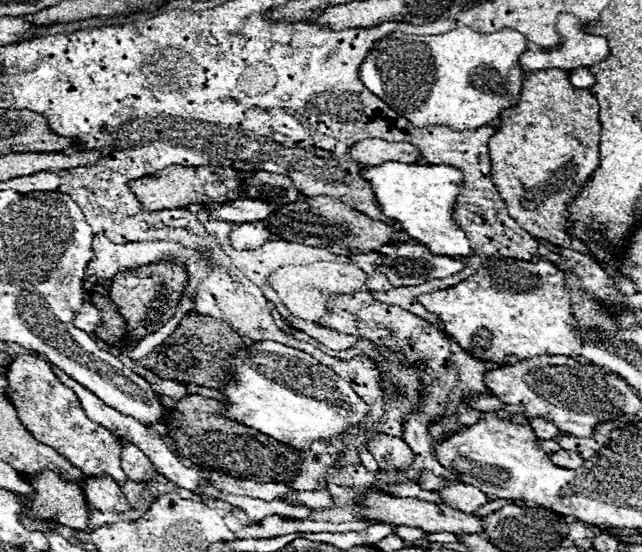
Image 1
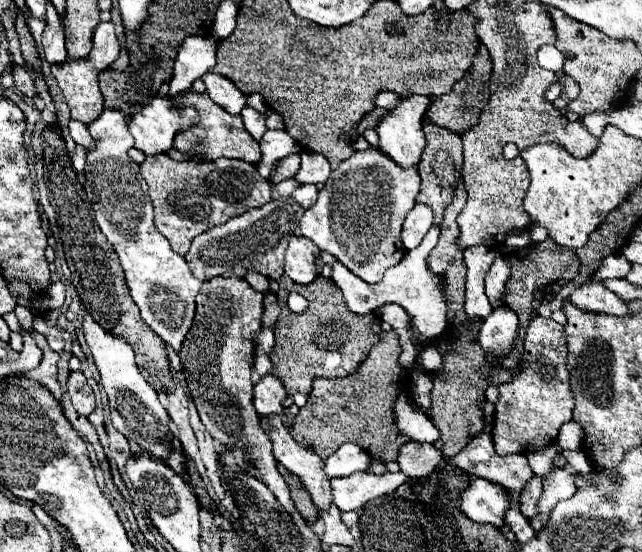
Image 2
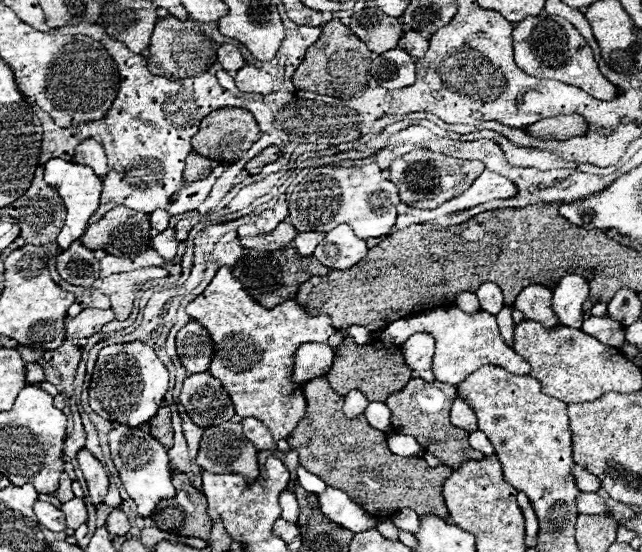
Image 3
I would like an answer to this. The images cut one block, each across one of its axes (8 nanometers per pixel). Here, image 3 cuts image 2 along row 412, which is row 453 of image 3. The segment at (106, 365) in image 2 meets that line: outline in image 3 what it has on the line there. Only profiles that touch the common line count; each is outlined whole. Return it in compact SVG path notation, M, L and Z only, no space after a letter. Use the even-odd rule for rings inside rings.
M114 424L112 432L108 434L112 462L118 468L122 486L130 494L130 498L138 506L138 514L150 518L160 504L160 500L168 500L176 496L176 488L172 486L170 478L170 458L168 448L164 448L158 440L146 434L142 428L128 428L126 424Z

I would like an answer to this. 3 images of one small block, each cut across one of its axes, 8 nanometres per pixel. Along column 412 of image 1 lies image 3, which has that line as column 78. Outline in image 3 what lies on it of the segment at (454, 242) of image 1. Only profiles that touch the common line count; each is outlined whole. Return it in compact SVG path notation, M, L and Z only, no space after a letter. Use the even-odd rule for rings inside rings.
M52 158L46 164L44 180L52 188L56 188L56 192L60 194L60 198L64 200L64 206L66 206L66 222L62 226L62 232L58 234L58 244L60 244L62 250L66 250L74 240L78 240L78 238L84 236L84 232L88 228L90 216L96 212L96 208L100 204L102 180L94 174L94 170L90 166L76 164L76 162L68 162L68 160L62 160L62 158Z

